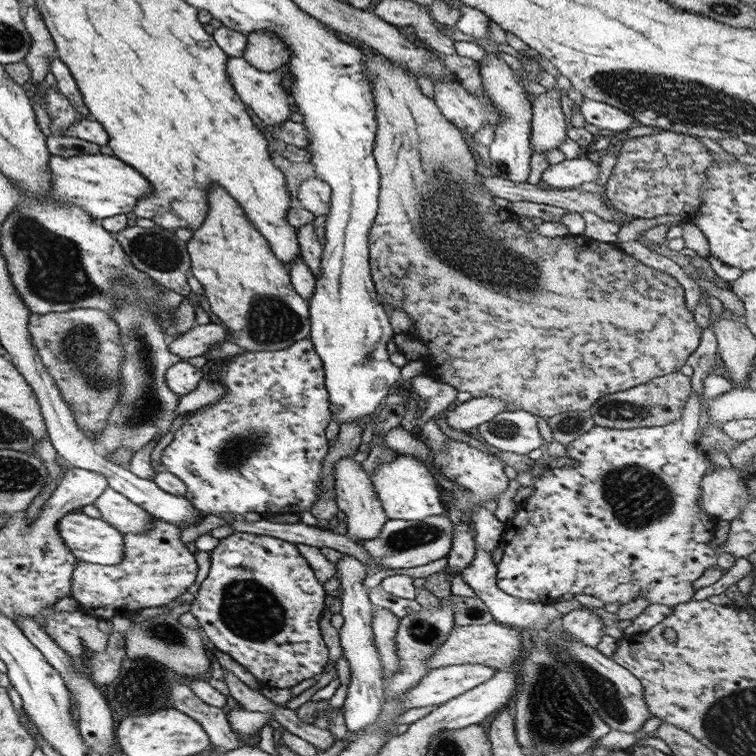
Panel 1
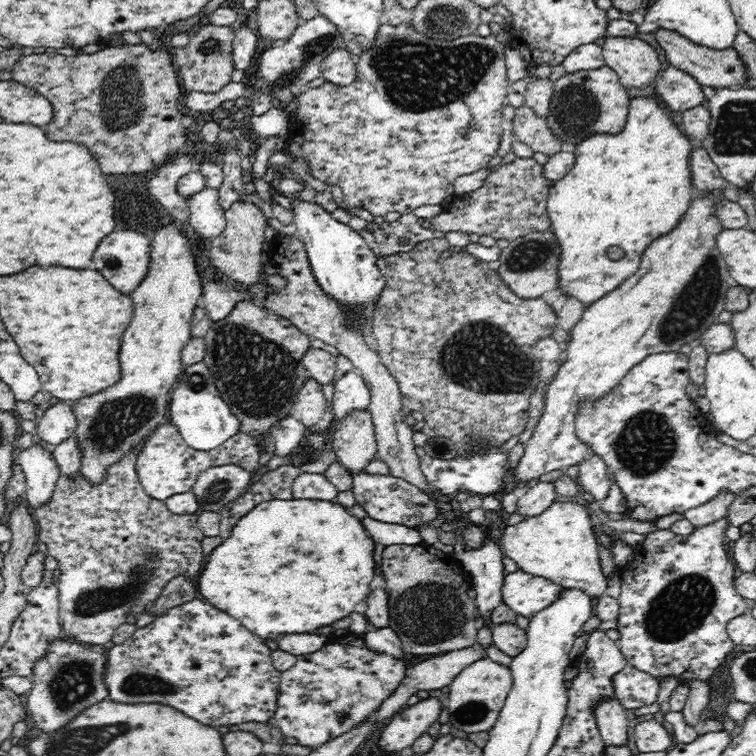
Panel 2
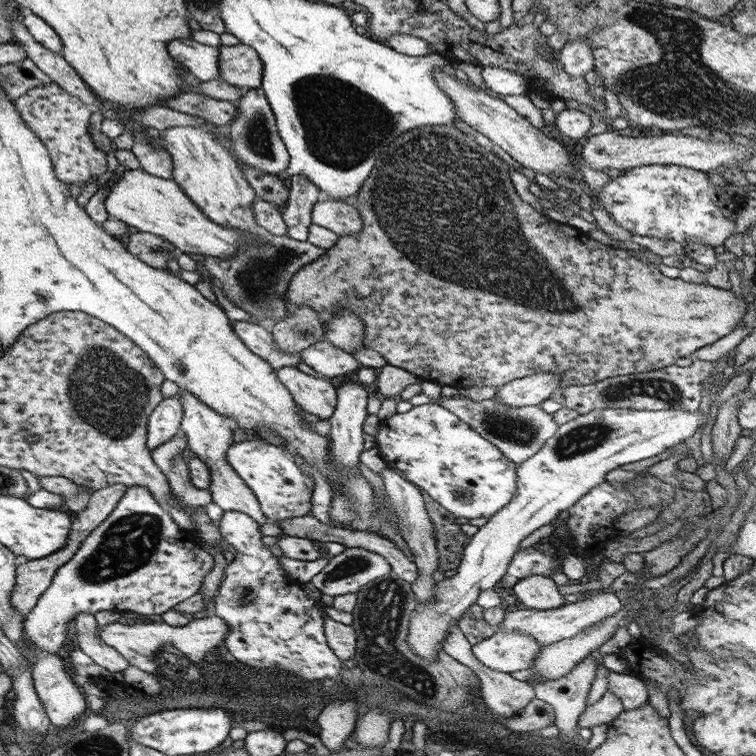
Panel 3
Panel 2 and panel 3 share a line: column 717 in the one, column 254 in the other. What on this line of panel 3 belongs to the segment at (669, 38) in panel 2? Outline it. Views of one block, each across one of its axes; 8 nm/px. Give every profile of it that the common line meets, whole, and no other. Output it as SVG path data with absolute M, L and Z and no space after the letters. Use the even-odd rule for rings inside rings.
M237 43L235 46L218 46L219 77L223 82L240 90L260 86L262 65L253 48Z

